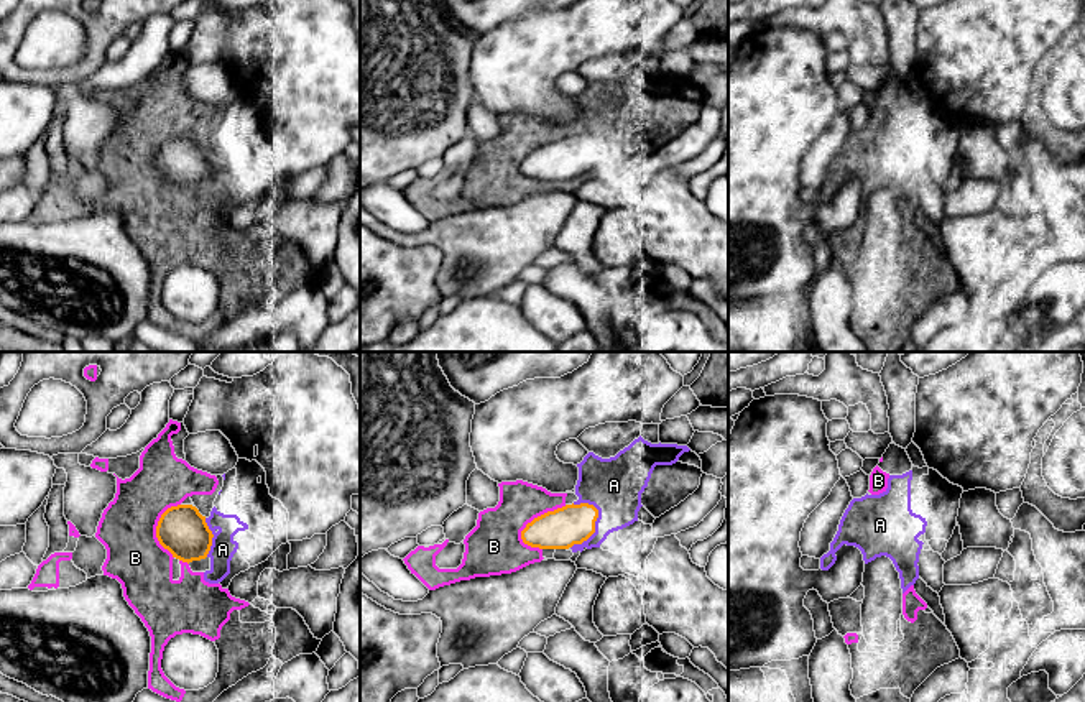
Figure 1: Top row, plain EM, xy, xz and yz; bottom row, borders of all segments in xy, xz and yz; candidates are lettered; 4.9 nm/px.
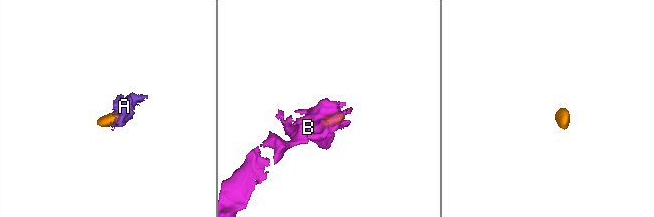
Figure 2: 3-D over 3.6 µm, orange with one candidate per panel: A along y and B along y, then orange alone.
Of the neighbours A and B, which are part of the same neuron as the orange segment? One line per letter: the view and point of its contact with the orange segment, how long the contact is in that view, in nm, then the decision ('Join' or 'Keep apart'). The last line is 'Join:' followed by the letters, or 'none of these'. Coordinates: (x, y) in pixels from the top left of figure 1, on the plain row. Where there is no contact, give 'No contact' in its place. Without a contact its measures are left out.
A: Touches orange at xz (594, 161). Shared border 240 nm. Join
B: Touches orange at xz (538, 148). Shared border 280 nm. Keep apart
Join: A

